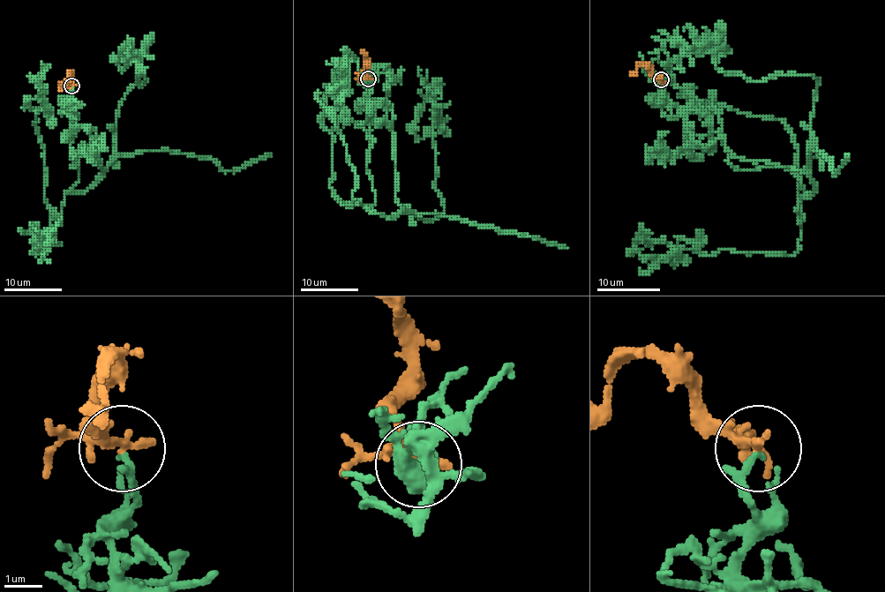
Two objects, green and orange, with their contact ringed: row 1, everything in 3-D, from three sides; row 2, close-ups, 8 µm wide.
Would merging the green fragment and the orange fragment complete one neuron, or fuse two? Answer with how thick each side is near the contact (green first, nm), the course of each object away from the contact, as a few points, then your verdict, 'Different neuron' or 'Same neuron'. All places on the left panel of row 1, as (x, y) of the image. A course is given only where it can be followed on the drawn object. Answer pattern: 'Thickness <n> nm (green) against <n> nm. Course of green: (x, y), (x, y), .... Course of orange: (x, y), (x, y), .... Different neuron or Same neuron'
Thickness 200 nm (green) against 180 nm. Course of green: (71, 86), (79, 176), (58, 214), (33, 124), (45, 108), (42, 63). Course of orange: (71, 86), (68, 81), (71, 72), (65, 82). Same neuron

